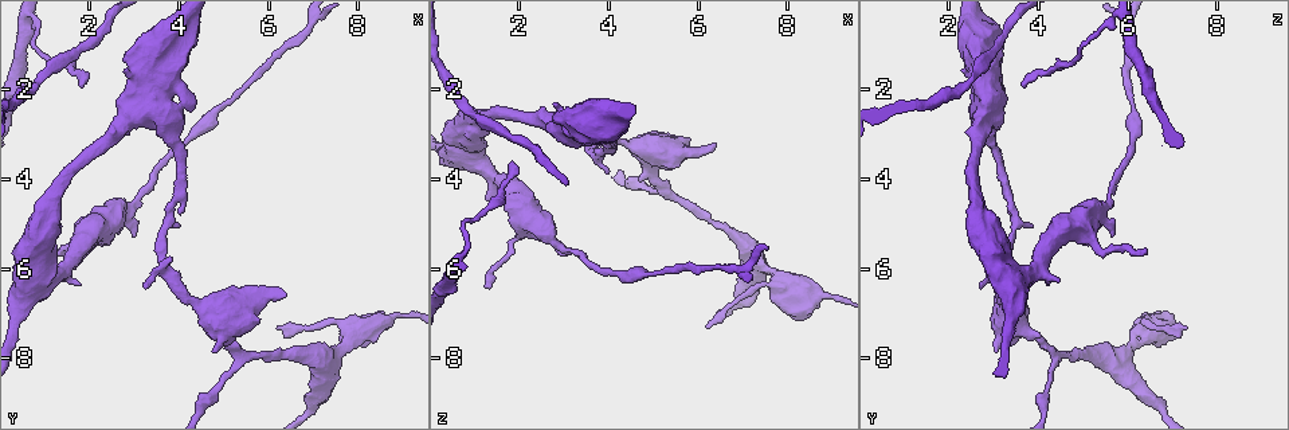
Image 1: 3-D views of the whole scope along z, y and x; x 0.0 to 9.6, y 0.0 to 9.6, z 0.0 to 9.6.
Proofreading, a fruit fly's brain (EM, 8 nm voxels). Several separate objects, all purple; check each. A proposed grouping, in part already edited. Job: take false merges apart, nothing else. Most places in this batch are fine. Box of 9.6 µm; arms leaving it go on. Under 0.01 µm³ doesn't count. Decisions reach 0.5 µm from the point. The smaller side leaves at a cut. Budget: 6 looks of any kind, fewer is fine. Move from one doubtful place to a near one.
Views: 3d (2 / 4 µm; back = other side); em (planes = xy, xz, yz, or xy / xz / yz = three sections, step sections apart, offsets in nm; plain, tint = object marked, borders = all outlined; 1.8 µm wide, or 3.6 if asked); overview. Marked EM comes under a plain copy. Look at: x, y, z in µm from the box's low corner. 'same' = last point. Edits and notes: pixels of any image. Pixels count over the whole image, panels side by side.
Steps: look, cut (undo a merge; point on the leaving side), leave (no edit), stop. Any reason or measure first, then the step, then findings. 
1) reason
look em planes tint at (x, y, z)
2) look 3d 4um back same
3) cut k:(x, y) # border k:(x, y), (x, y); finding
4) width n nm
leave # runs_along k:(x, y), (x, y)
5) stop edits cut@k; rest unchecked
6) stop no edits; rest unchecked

thin neck
look em 3.6um planes borders at (0.95, 1.70, 2.55)

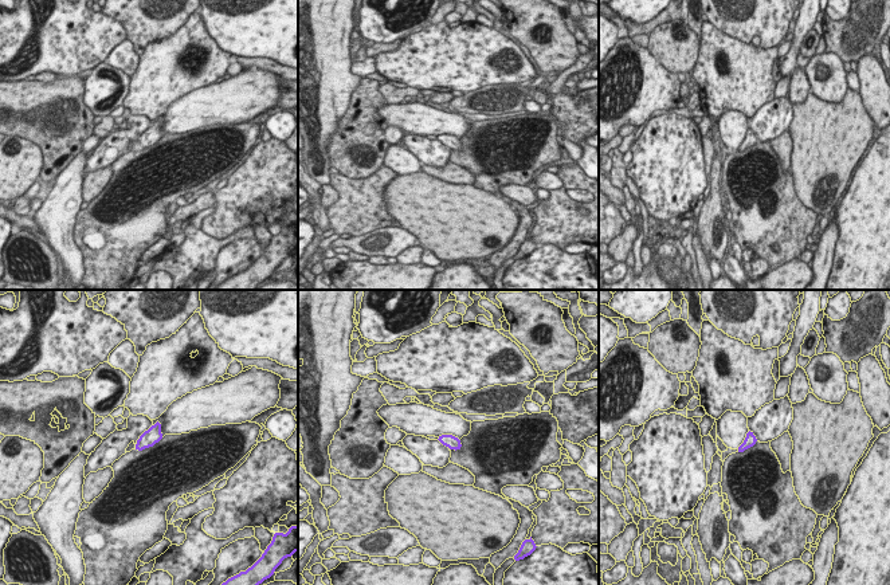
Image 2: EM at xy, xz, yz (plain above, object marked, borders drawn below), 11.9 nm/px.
leave # continuous, no second neuron

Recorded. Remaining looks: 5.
thick turns thin
look em planes tint at (3.25, 2.45, 2.90)

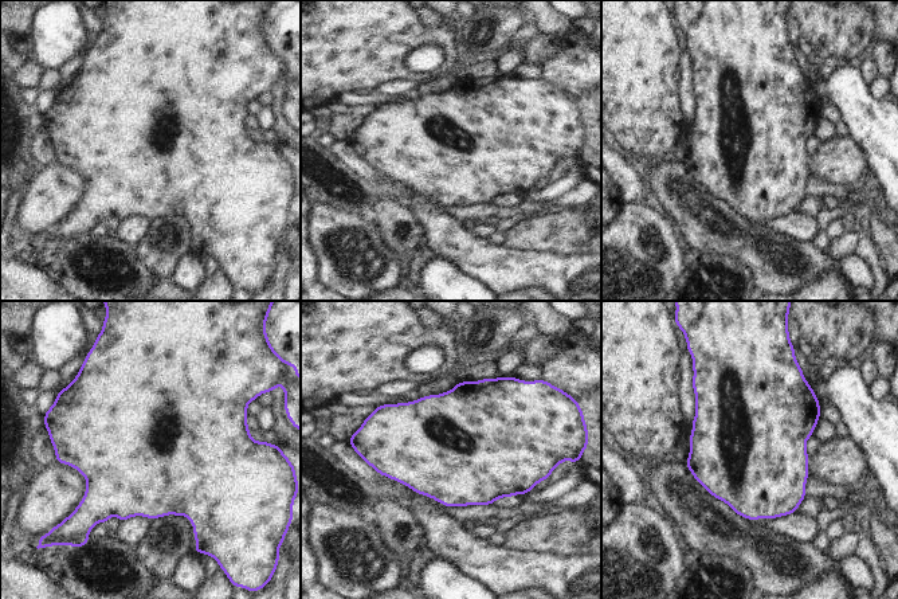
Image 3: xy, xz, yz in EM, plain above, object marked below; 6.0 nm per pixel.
leave # continuous, no second neuron

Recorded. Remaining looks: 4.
abrupt turn
look em planes tint at (5.35, 7.95, 4.35)

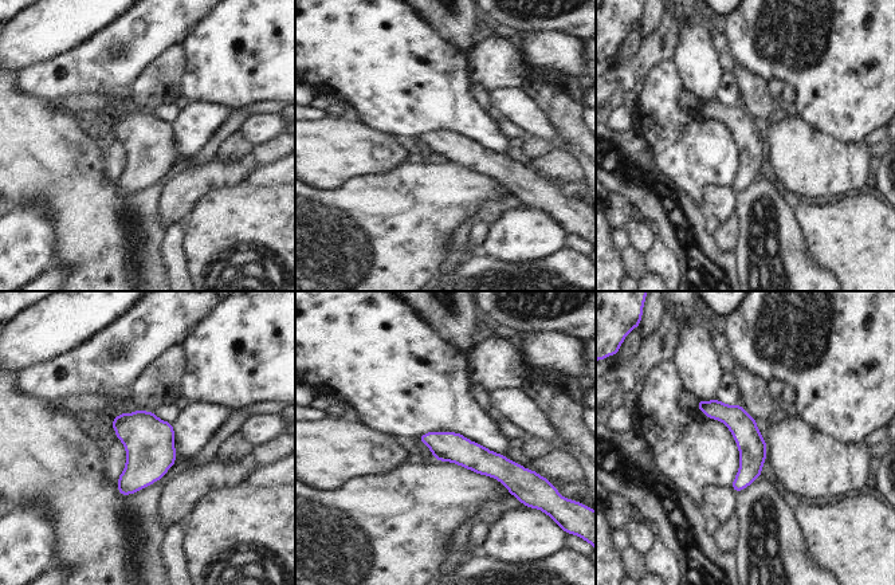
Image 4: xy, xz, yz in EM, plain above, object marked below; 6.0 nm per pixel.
leave # continuous, no second neuron

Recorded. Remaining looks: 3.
stop no edits; rest unchecked

